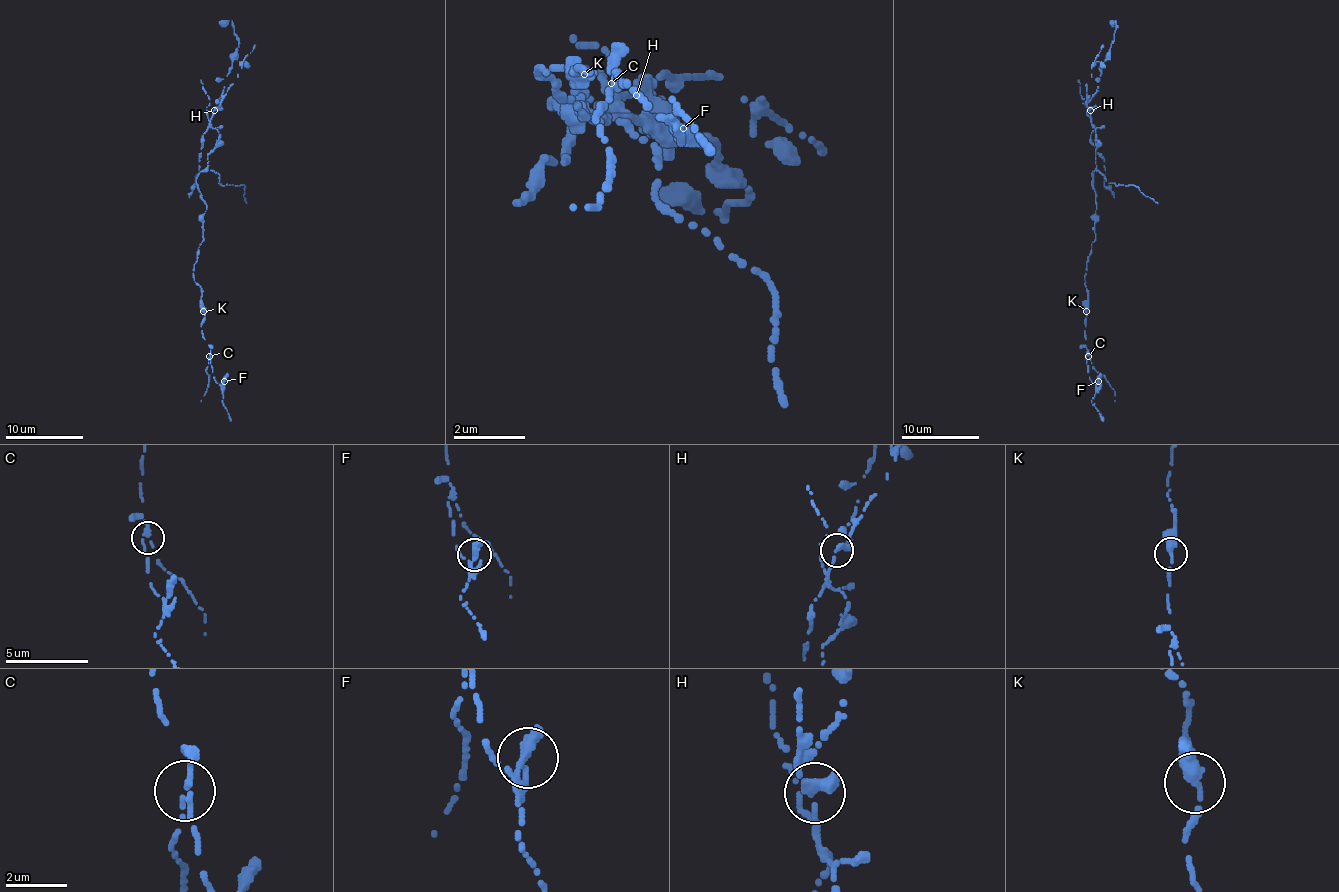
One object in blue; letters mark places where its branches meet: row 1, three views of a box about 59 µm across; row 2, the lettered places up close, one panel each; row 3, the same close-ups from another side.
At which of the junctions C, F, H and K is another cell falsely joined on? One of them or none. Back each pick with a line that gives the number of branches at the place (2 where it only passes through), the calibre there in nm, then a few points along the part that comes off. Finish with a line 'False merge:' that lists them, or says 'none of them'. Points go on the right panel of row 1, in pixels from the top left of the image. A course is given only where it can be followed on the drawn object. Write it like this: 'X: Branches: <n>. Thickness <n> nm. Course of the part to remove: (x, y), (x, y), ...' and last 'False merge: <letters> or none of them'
H: Branches: 2. Thickness 320 nm. Course of the part to remove: (1090, 109), (1094, 129), (1090, 142), (1103, 160), (1103, 185), (1113, 197)
False merge: H

